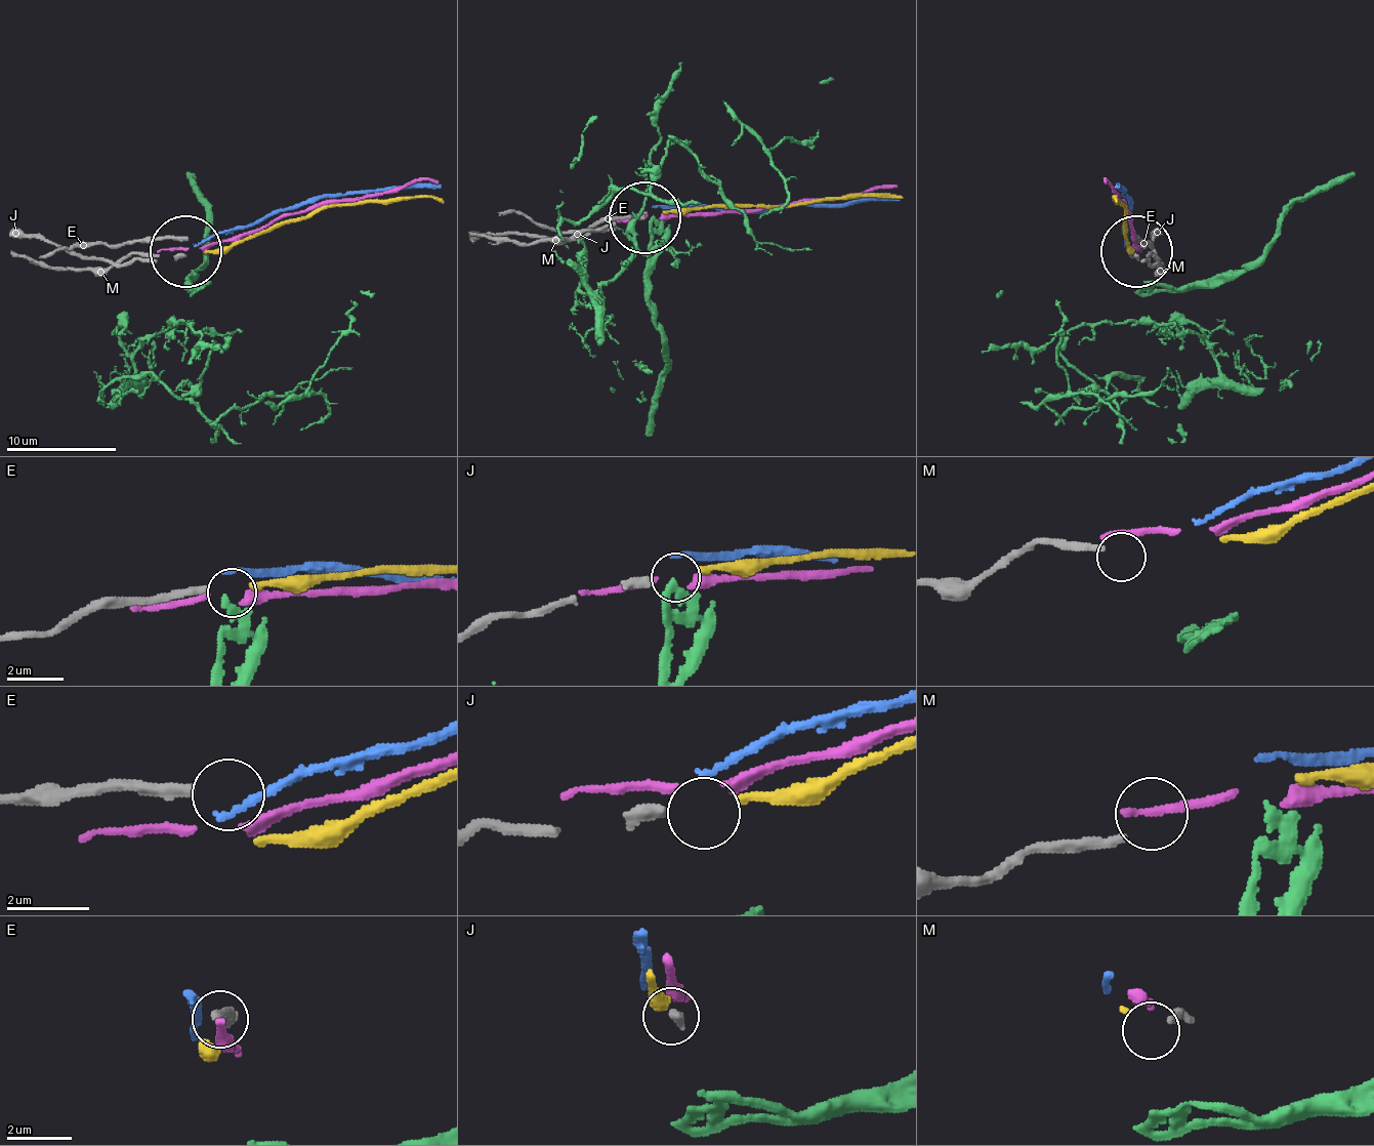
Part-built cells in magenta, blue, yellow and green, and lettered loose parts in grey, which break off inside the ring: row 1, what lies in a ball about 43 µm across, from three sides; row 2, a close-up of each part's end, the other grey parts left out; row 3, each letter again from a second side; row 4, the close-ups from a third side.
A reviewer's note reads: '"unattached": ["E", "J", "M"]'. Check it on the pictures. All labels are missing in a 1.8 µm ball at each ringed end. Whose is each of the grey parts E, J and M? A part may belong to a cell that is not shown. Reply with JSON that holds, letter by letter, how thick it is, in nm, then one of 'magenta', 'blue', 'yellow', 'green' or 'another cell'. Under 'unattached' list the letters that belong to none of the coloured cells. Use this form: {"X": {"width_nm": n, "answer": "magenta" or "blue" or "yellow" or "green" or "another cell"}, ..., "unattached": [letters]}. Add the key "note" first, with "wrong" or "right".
{"note": "right", "E": {"width_nm": 300, "answer": "another cell"}, "J": {"width_nm": 320, "answer": "another cell"}, "M": {"width_nm": 240, "answer": "another cell"}, "unattached": ["E", "J", "M"]}

